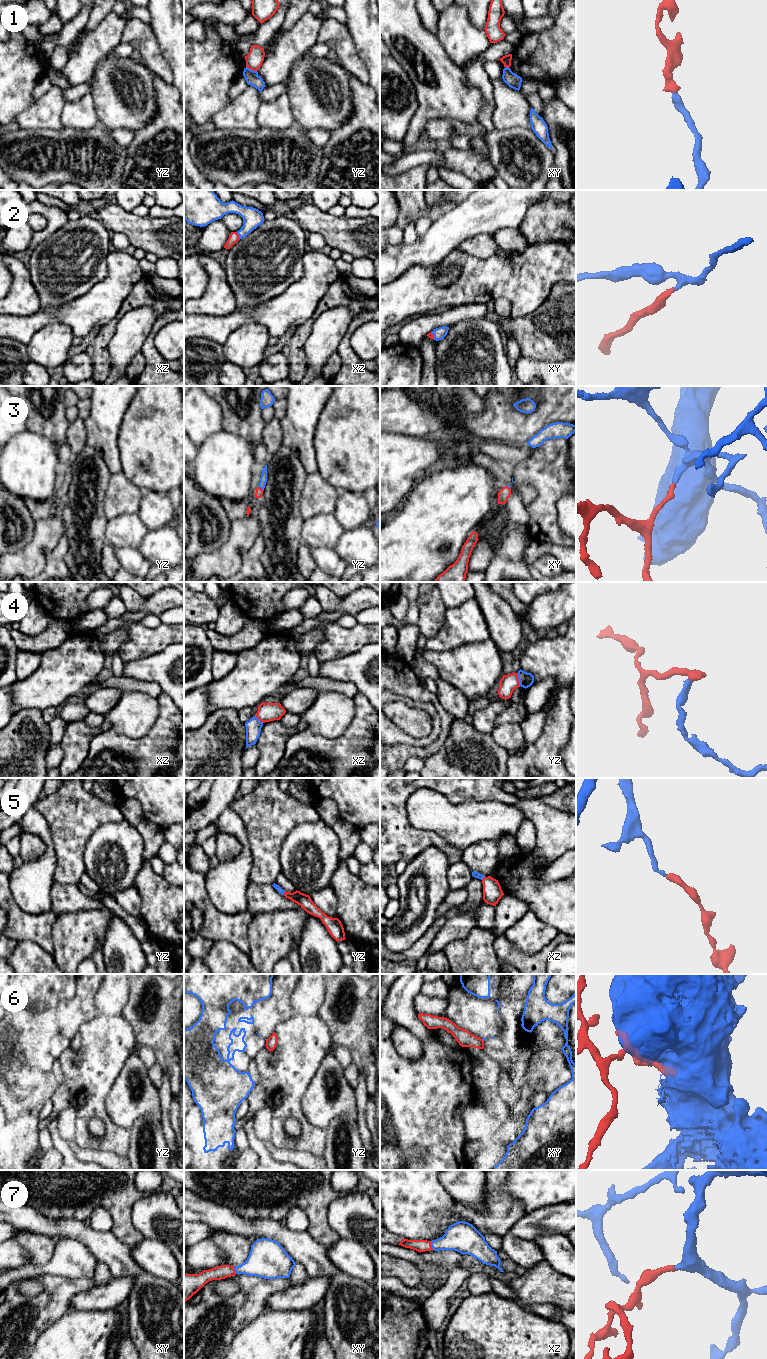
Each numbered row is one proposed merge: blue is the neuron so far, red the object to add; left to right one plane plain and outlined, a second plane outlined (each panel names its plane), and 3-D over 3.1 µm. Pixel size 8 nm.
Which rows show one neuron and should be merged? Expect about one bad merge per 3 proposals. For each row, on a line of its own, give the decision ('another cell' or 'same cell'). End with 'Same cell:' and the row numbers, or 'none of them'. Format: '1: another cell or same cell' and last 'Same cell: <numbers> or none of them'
1: another cell
2: same cell
3: same cell
4: another cell
5: same cell
6: another cell
7: same cell
Same cell: 2, 3, 5, 7

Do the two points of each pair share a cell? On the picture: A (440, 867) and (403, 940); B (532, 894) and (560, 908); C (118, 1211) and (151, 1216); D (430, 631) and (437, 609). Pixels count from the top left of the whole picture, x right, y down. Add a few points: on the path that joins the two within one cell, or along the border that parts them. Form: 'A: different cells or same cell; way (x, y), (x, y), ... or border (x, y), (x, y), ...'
A: same cell; way (436, 886), (429, 915), (422, 924)
B: same cell; way (539, 895), (553, 902)
C: different cells; border (140, 1195), (133, 1206), (131, 1222), (142, 1234)
D: same cell; way (430, 626), (432, 614)

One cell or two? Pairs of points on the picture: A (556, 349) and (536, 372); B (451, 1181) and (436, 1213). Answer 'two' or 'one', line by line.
A: two
B: two

